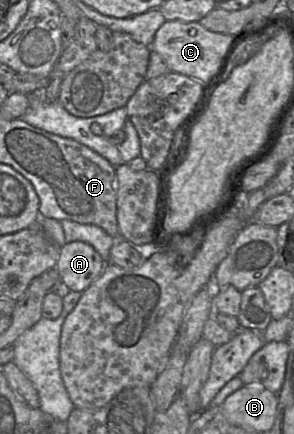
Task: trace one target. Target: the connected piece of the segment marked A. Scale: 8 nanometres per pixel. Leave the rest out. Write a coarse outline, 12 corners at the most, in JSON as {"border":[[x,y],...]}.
{"border":[[90,244],[59,249],[56,269],[82,293],[106,264]]}

